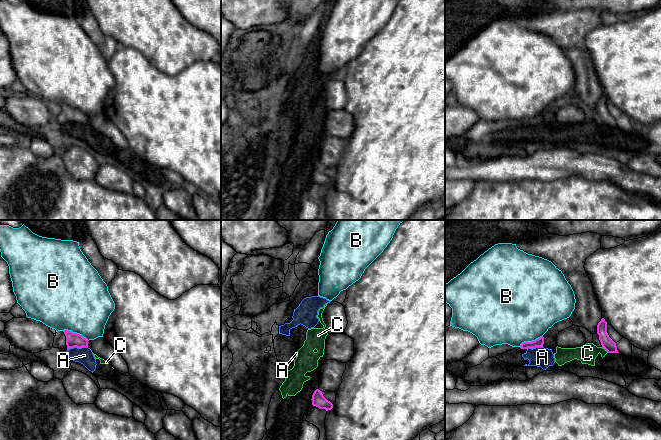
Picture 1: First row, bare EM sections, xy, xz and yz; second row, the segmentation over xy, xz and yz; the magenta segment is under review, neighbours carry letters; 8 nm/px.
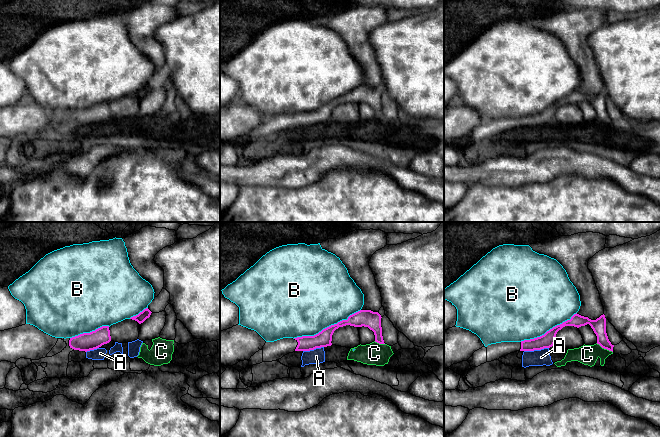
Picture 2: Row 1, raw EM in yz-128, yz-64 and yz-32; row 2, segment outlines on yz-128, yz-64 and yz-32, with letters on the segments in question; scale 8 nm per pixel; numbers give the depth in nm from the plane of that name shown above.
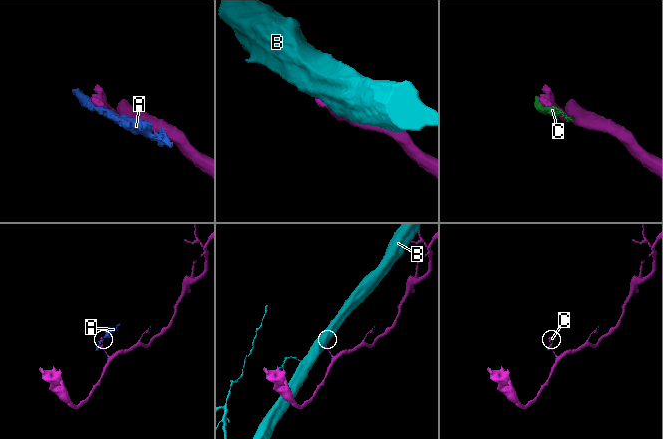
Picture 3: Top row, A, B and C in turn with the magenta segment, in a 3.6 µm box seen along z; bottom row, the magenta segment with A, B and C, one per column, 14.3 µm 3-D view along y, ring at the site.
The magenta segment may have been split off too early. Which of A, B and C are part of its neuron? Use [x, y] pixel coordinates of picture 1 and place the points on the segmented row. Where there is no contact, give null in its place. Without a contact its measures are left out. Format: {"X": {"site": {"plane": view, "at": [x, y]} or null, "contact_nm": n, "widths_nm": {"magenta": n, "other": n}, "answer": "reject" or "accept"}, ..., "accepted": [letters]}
{"A": {"site": {"plane": "xy", "at": [77, 347]}, "contact_nm": 170, "widths_nm": {"magenta": 110, "other": 140}, "answer": "reject"}, "B": {"site": {"plane": "xy", "at": [76, 333]}, "contact_nm": 220, "widths_nm": {"magenta": 110, "other": 480}, "answer": "reject"}, "C": {"site": {"plane": "yz", "at": [605, 349]}, "contact_nm": 80, "widths_nm": {"magenta": 100, "other": 150}, "answer": "reject"}, "accepted": []}

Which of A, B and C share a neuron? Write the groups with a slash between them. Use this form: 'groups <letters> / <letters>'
groups A C / B

